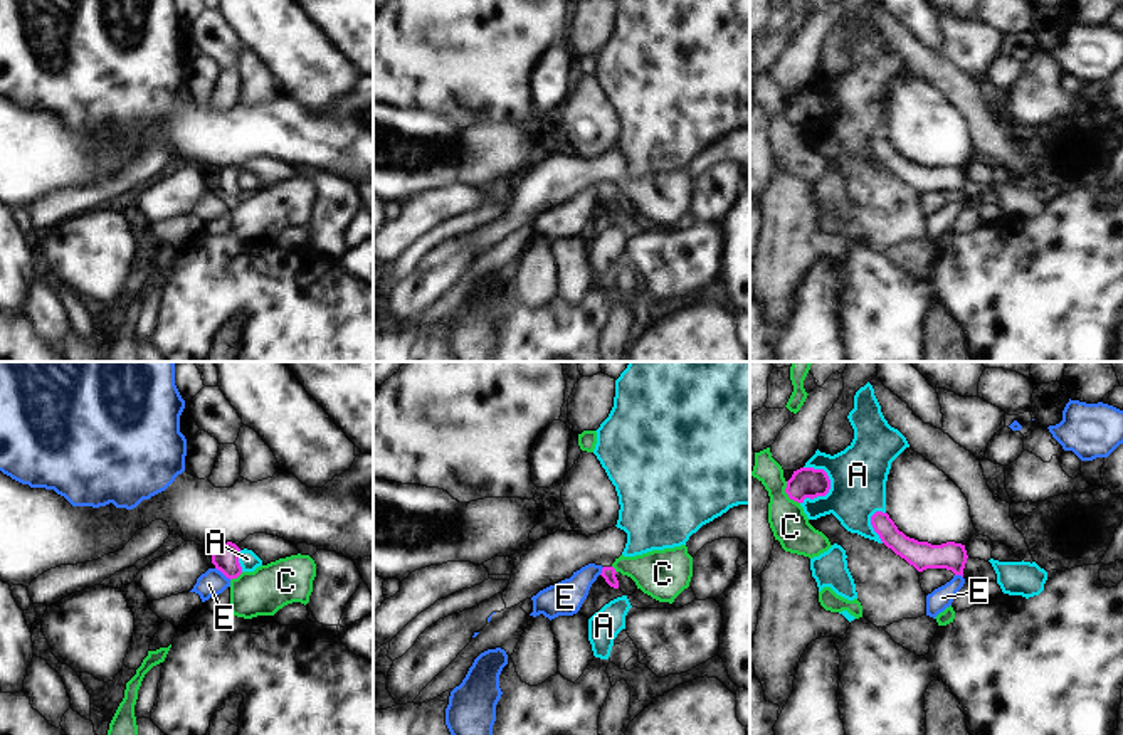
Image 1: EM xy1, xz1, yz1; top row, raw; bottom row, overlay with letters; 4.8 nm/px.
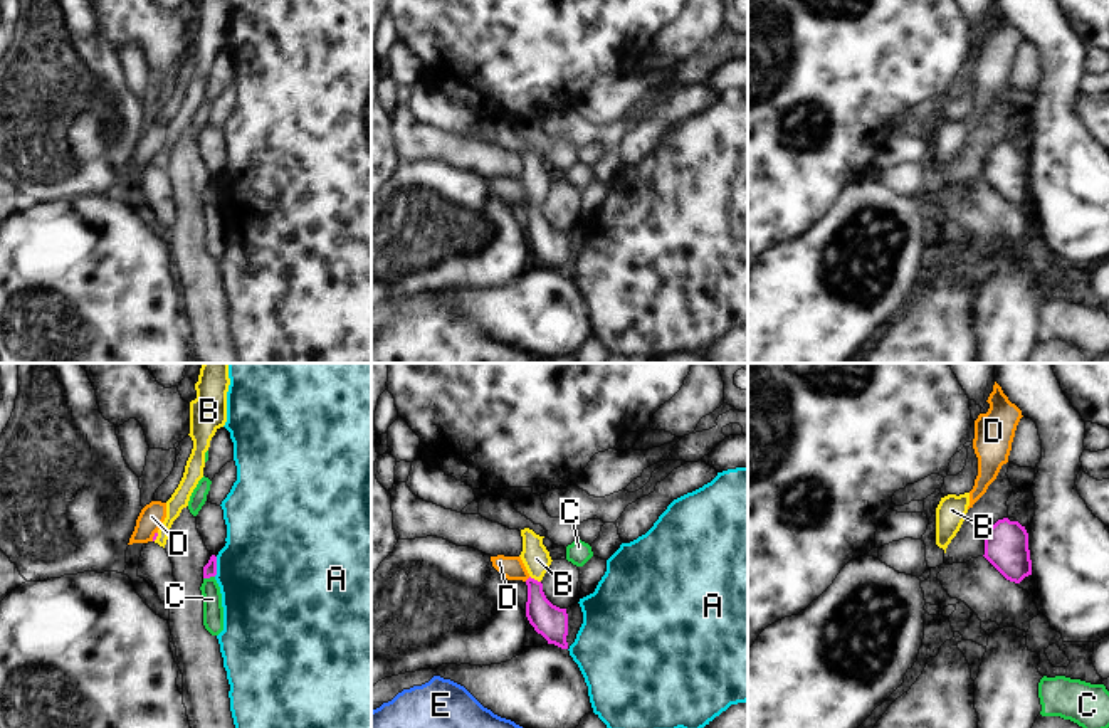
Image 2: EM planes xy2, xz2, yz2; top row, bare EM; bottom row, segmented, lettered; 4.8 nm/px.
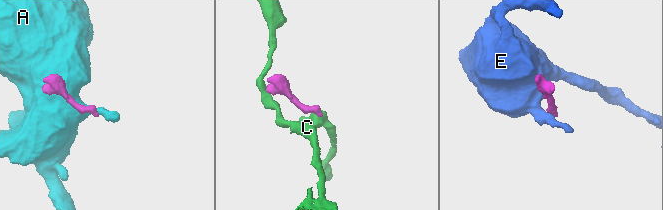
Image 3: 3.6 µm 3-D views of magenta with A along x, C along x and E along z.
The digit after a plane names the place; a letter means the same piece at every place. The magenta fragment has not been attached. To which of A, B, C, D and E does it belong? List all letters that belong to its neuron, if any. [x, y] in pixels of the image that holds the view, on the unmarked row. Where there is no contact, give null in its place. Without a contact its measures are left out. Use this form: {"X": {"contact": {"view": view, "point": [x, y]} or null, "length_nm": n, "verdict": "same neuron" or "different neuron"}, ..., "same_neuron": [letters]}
{"A": {"contact": {"view": "yz1", "point": [826, 116]}, "length_nm": 200, "verdict": "different neuron"}, "B": {"contact": {"view": "xz2", "point": [533, 202]}, "length_nm": 70, "verdict": "same neuron"}, "C": {"contact": {"view": "yz1", "point": [789, 118]}, "length_nm": 130, "verdict": "different neuron"}, "D": {"contact": {"view": "xz2", "point": [528, 202]}, "length_nm": 40, "verdict": "different neuron"}, "E": {"contact": {"view": "xy1", "point": [224, 197]}, "length_nm": 100, "verdict": "different neuron"}, "same_neuron": ["B"]}

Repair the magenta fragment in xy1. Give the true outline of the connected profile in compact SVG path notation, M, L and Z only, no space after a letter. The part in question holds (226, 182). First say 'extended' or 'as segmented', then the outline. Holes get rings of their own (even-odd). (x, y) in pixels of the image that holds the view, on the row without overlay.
as segmented; M227 165L212 177L212 187L215 188L215 192L230 204L237 202L242 197L239 175L240 172L235 167Z

